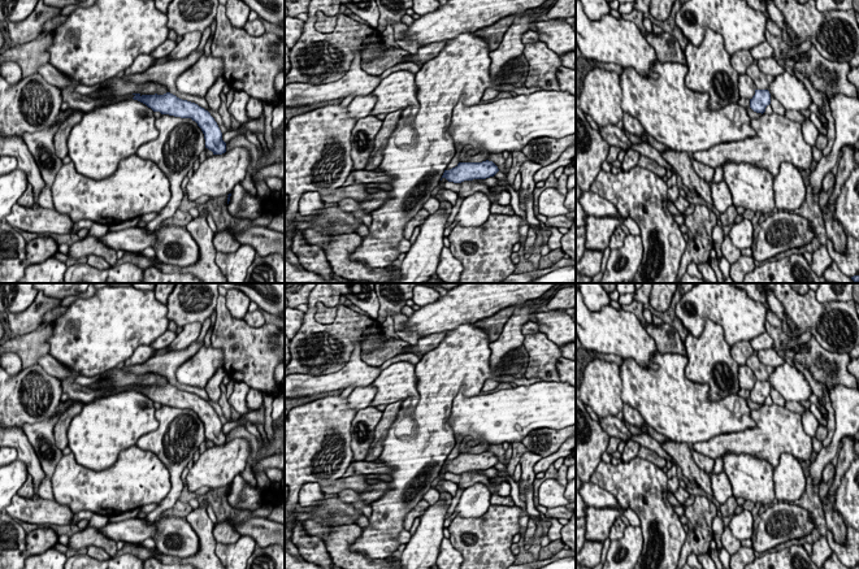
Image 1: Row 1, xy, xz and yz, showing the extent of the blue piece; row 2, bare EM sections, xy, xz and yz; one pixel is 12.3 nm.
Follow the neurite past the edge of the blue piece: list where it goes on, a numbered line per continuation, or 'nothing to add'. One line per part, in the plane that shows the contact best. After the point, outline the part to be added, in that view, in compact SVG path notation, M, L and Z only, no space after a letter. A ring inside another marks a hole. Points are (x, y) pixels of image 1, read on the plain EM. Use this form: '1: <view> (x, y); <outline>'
nothing to add

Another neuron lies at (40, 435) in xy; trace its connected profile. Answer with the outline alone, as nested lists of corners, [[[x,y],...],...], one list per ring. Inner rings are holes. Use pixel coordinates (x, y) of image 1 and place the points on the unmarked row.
[[[56,414],[45,421],[22,426],[22,431],[39,457],[43,472],[49,478],[62,457],[62,449],[56,447],[53,436],[53,427],[60,417],[61,414]]]

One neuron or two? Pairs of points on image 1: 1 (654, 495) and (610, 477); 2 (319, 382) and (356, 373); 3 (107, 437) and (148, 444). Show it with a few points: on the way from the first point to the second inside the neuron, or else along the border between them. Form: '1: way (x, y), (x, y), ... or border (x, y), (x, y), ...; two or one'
1: way (643, 489), (638, 483), (620, 481); one
2: way (328, 382), (347, 377); one
3: border (155, 417), (157, 426), (143, 434), (134, 444); two

